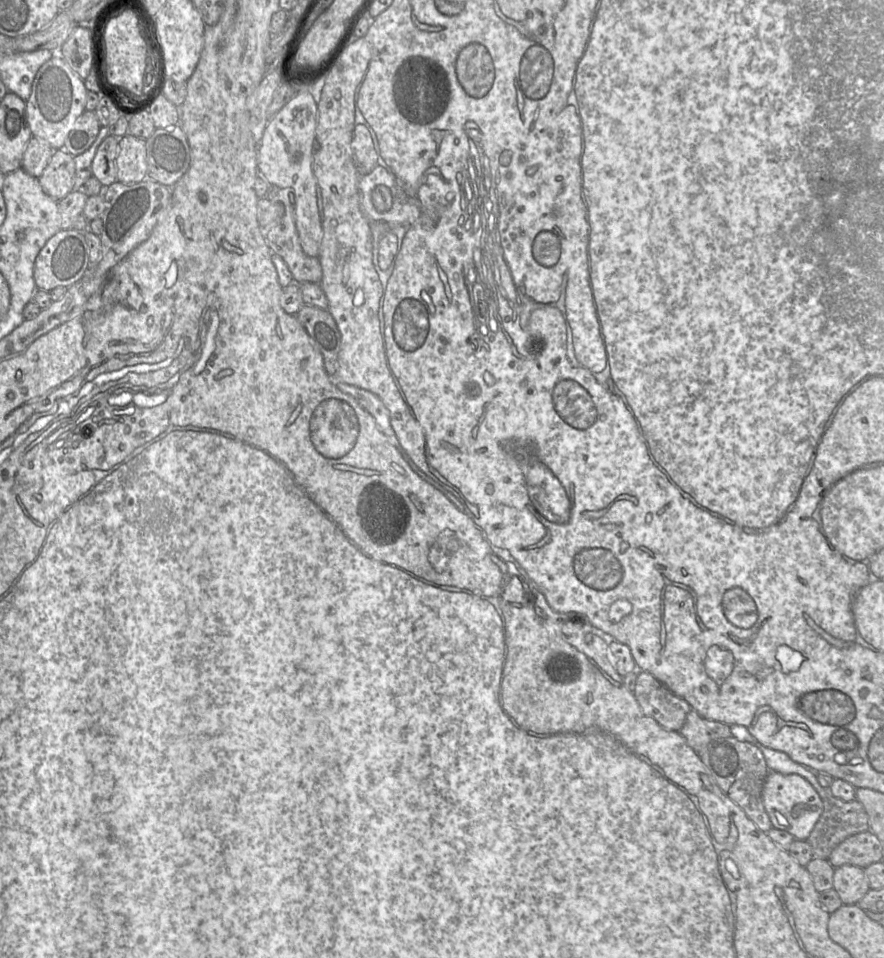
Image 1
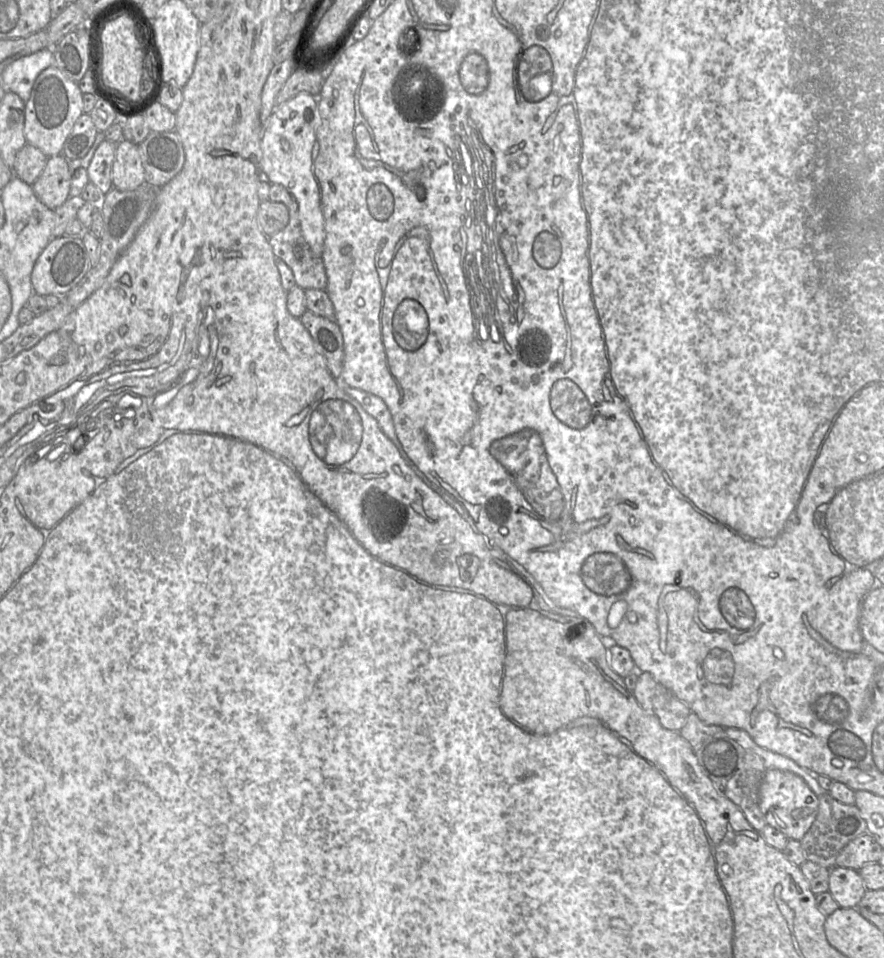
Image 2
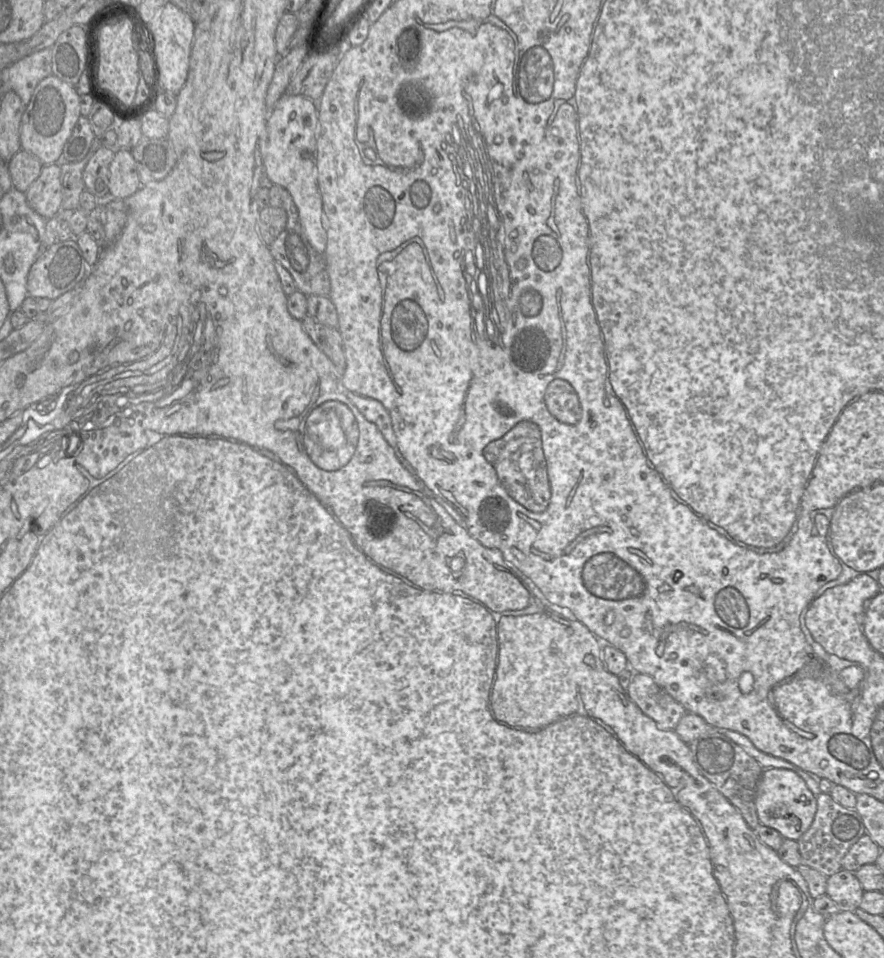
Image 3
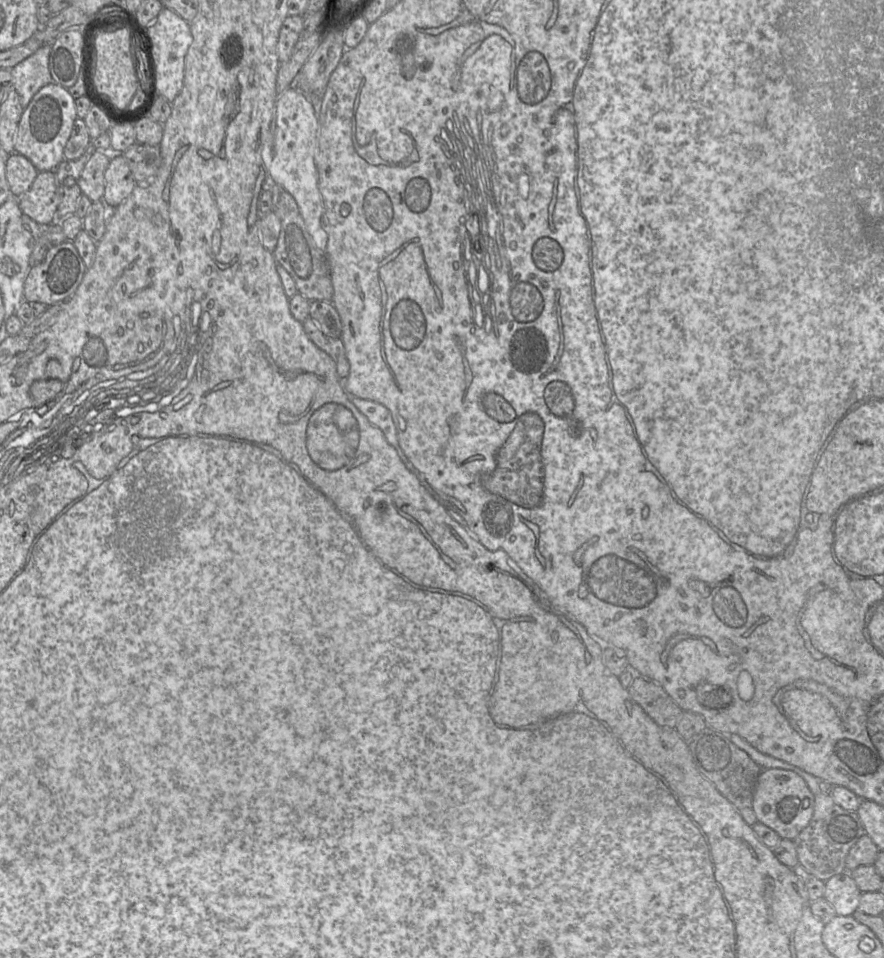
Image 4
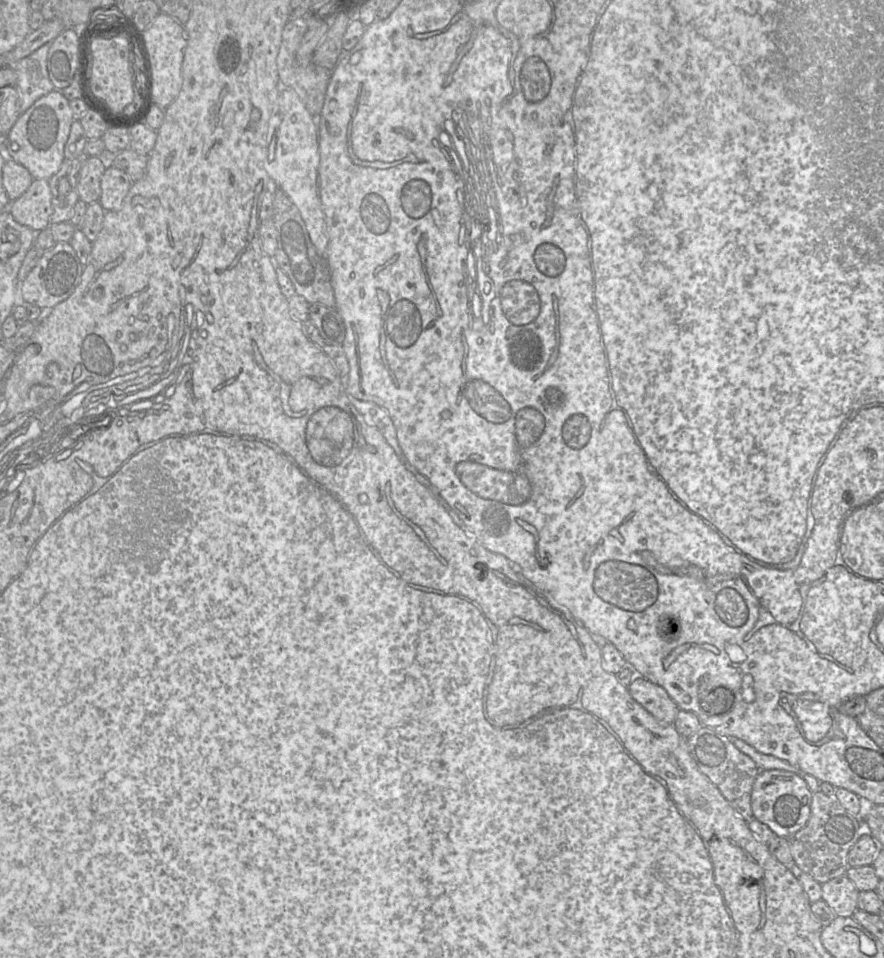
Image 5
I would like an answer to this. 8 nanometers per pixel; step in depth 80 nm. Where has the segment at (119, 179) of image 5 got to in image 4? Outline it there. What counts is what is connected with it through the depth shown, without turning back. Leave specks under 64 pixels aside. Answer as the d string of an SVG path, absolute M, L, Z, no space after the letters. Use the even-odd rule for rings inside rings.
M122 153L111 154L105 171L105 193L102 201L109 209L119 206L134 190L137 183Z

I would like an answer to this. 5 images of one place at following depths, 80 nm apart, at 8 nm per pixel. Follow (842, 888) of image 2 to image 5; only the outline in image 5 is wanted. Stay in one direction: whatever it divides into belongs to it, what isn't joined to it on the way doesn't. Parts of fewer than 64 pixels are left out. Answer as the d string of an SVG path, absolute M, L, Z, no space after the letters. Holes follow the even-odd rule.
M841 875L822 884L822 900L836 916L851 917L858 909L859 890L847 875Z

